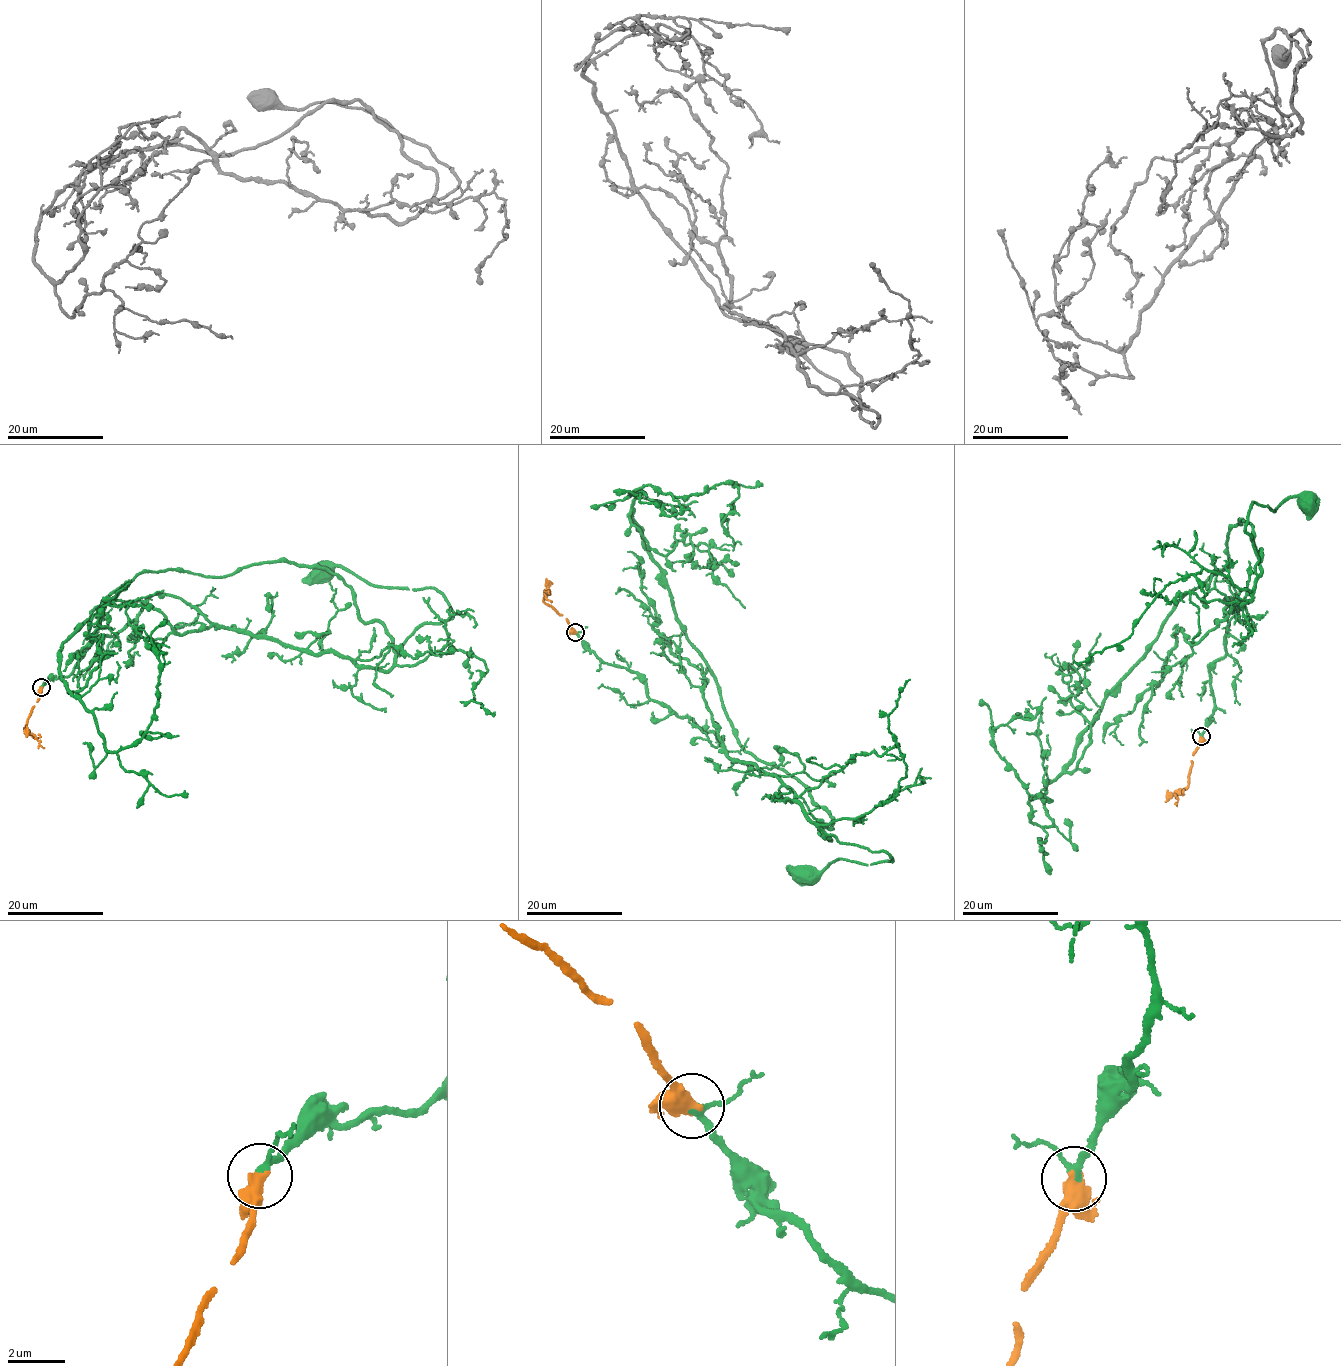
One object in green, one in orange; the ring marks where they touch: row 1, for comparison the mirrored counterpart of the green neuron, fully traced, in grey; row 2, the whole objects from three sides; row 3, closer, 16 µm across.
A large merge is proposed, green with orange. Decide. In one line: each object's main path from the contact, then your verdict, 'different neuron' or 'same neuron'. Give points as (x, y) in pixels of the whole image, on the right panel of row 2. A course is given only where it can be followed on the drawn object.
course green (1201, 737), (1209, 676), (1226, 654), (1225, 596), (1224, 610), (1237, 610), (1255, 591), (1248, 511), (1310, 504); course orange (1201, 737), (1193, 755), (1188, 787), (1174, 794), (1178, 799), (1174, 803), (1177, 804); same neuron

